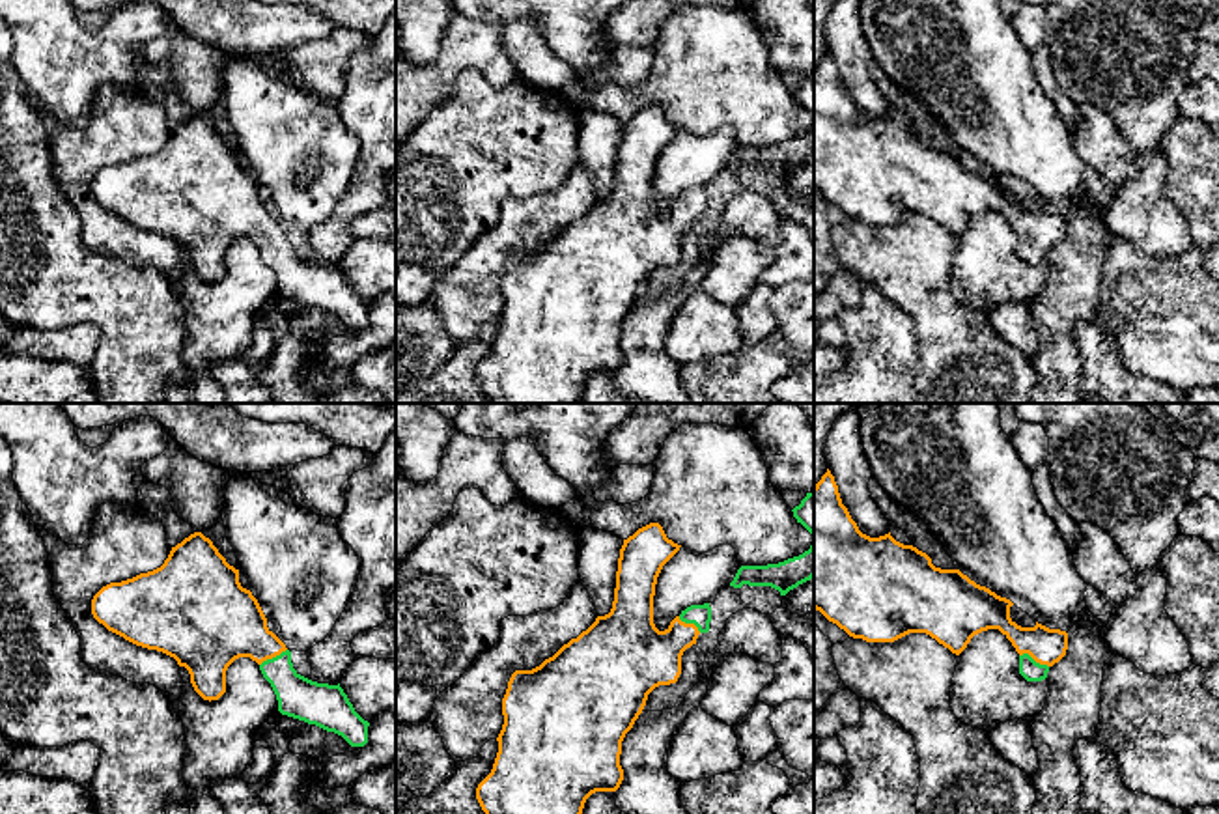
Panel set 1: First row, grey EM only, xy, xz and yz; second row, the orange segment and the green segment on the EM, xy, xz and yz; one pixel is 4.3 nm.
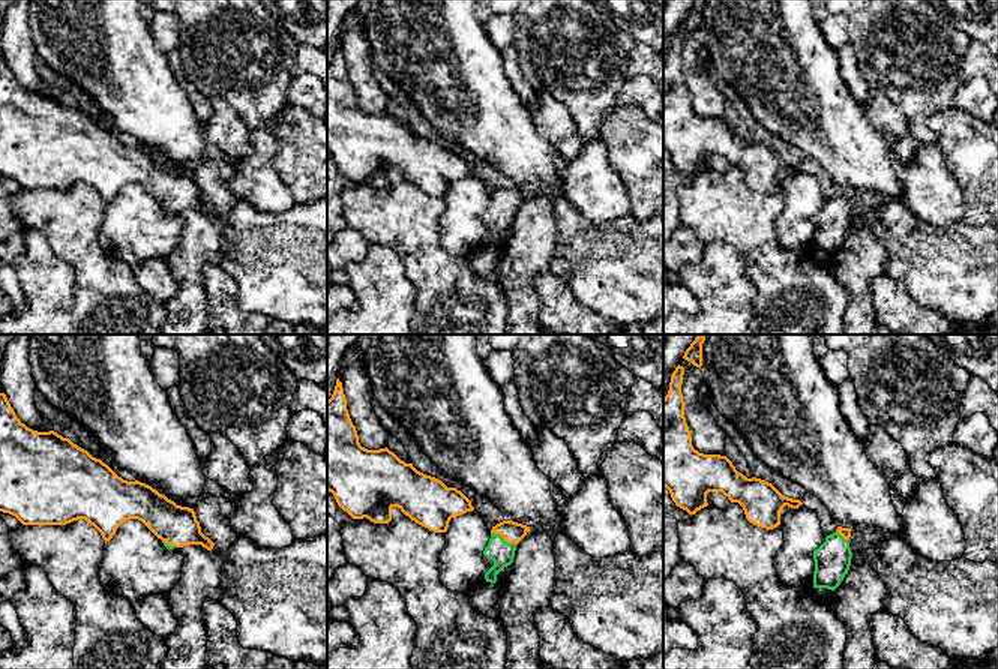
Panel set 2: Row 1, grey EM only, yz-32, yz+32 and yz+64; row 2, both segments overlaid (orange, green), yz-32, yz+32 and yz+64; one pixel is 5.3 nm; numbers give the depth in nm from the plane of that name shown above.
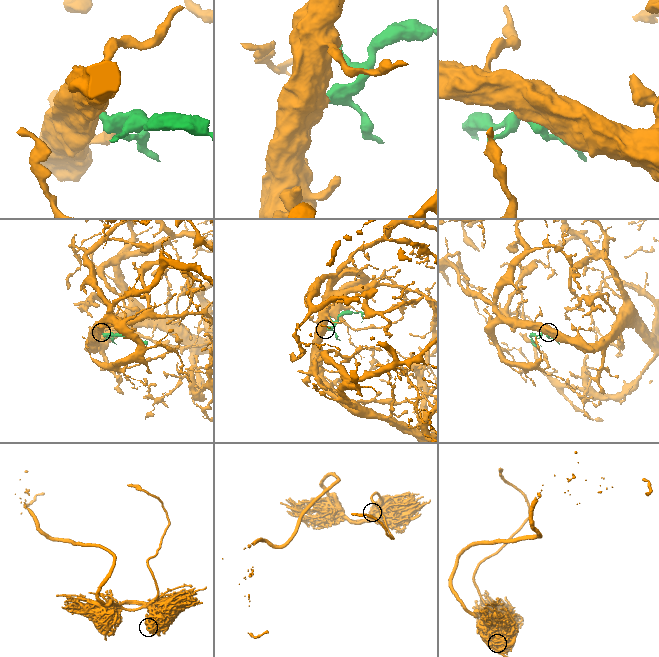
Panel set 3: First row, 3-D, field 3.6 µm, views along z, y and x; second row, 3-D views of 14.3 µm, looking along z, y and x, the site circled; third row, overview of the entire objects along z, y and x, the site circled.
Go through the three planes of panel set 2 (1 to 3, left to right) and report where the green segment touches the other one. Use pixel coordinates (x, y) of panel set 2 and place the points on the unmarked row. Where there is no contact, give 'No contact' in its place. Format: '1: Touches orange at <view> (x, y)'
1: Touches orange at yz-32 (170, 209)
2: Touches orange at yz+32 (503, 201)
3: Touches orange at yz+64 (842, 200)

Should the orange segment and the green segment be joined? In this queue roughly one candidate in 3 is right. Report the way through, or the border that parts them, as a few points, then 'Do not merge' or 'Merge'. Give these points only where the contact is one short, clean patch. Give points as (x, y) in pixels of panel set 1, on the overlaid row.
Path across: yz (1046, 646), (1035, 659), (1029, 669). Merge

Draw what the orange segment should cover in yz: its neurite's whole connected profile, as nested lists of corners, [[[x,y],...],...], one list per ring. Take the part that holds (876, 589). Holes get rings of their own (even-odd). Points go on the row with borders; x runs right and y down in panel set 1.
[[[829,469],[814,485],[814,609],[849,637],[894,642],[909,633],[926,633],[960,655],[974,635],[999,629],[1019,653],[1019,674],[1027,681],[1042,681],[1066,655],[1068,633],[1038,622],[1021,627],[1010,618],[1012,605],[960,569],[935,568],[926,553],[896,541],[890,532],[879,538],[862,534],[842,504]]]

